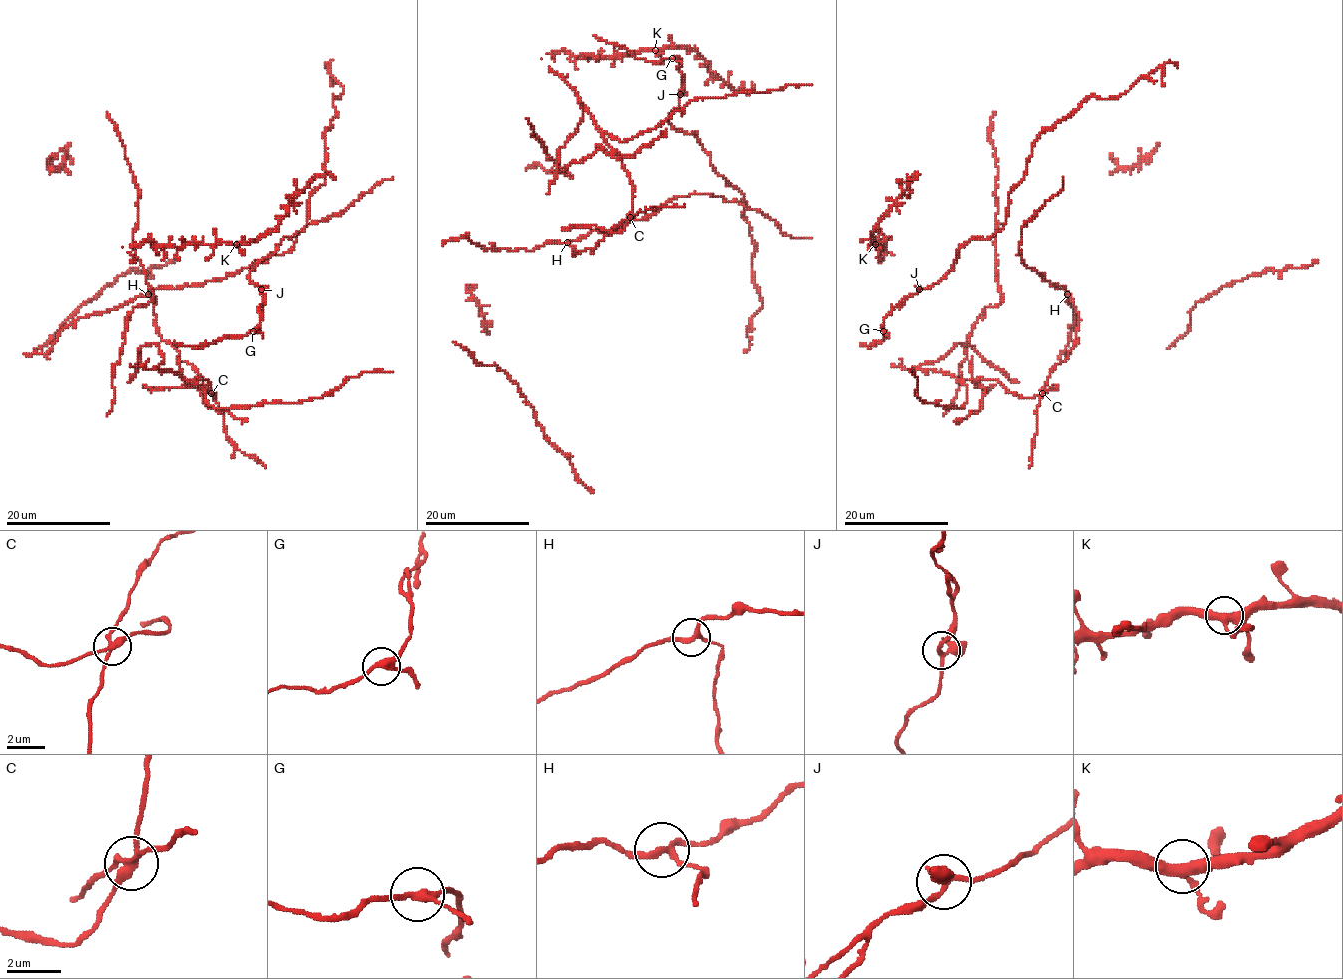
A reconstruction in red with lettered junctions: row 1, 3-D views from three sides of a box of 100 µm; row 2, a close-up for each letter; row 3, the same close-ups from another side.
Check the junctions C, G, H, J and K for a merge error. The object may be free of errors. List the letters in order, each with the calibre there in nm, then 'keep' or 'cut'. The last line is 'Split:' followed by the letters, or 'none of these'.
C: calibre 280 nm; cut
G: calibre 260 nm; keep
H: calibre 240 nm; keep
J: calibre 200 nm; keep
K: calibre 400 nm; keep
Split: C

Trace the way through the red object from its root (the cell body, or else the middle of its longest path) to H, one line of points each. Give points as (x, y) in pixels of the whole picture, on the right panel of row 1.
H: (1039, 394), (1054, 367), (1067, 359), (1077, 339), (1079, 316), (1073, 298), (1067, 294)

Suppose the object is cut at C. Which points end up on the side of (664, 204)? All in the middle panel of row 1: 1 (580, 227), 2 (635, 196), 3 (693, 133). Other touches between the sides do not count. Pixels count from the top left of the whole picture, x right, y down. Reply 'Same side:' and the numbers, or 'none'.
Same side: 3

